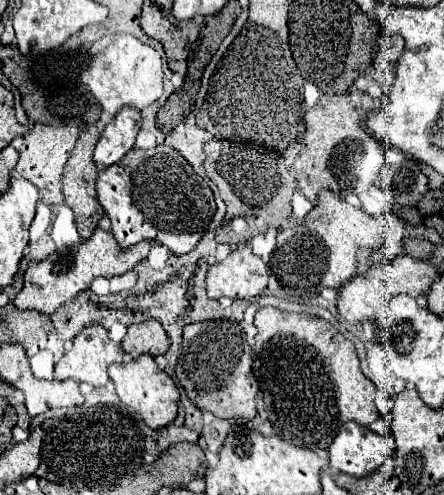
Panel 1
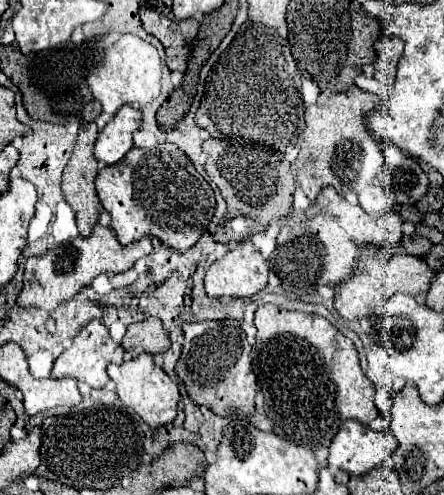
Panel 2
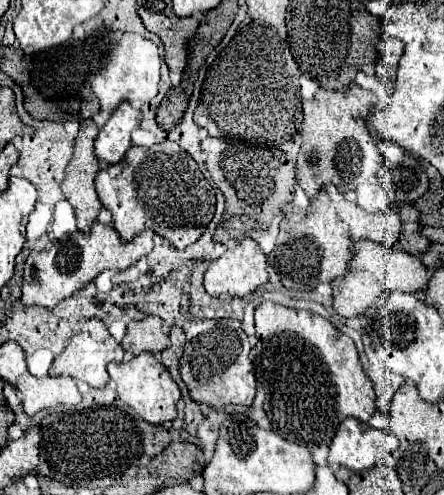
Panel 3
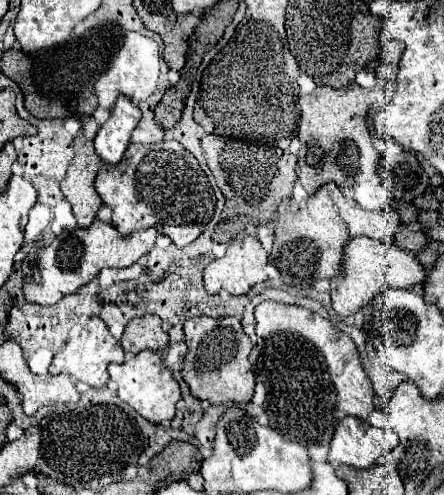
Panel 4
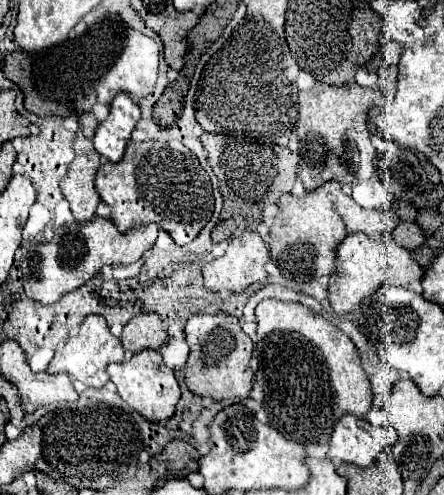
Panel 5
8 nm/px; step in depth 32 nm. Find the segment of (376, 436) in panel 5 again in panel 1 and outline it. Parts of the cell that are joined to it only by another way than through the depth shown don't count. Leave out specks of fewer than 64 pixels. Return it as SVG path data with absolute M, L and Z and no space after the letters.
M348 422L344 424L344 428L338 432L338 436L334 438L332 446L330 446L330 472L344 472L356 478L364 478L370 472L374 472L386 458L394 456L394 438L382 436L366 426L360 426L358 422Z

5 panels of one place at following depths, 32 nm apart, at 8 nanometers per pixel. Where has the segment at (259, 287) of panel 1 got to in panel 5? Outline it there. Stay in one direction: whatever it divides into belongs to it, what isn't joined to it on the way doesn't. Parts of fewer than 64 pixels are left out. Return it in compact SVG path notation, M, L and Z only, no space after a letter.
M244 230L242 234L236 234L232 236L228 248L226 248L226 254L222 258L216 258L214 262L206 264L204 266L204 286L212 292L218 292L218 290L230 290L234 294L240 294L244 292L250 284L256 284L256 282L264 282L268 278L266 270L264 270L264 264L268 260L268 250L262 242L262 238L256 234L256 232L250 232L250 230Z

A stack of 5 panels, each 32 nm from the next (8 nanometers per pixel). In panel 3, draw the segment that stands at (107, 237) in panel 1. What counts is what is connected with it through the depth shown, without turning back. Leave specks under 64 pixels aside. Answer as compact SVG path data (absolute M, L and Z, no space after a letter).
M94 222L90 234L76 232L72 238L56 242L50 250L32 252L24 264L24 286L22 286L22 304L54 308L60 300L70 298L76 290L92 282L102 270L126 270L138 258L146 256L154 246L154 232L146 230L136 236L132 242L122 242L118 232L110 226Z

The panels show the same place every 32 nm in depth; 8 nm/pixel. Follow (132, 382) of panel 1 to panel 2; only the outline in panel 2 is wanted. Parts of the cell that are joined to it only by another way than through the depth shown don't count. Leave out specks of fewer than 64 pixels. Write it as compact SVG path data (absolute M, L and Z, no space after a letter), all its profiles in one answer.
M140 354L138 358L130 360L130 362L122 362L118 364L110 364L108 366L108 376L116 382L116 390L120 400L136 410L142 420L150 426L150 428L158 428L164 424L170 424L176 418L176 404L180 398L178 386L176 382L154 362L152 354Z

